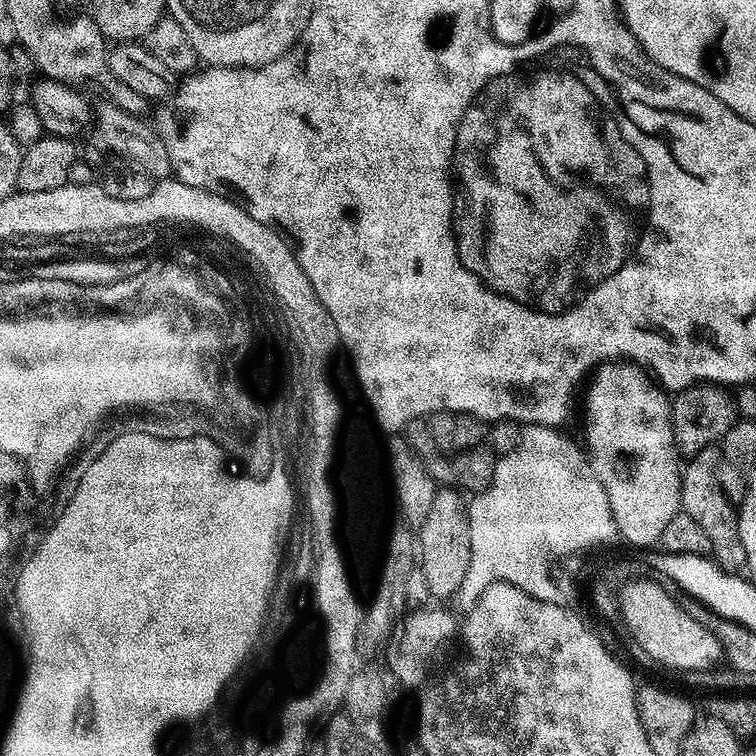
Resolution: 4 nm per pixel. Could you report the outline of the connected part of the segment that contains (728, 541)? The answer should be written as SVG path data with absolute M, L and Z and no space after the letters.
M713 446L697 452L683 465L680 477L680 507L710 538L712 556L716 564L730 573L743 573L748 567L746 546L742 546L742 534L738 530L738 512L733 501L722 490L716 473L720 463L720 449Z

